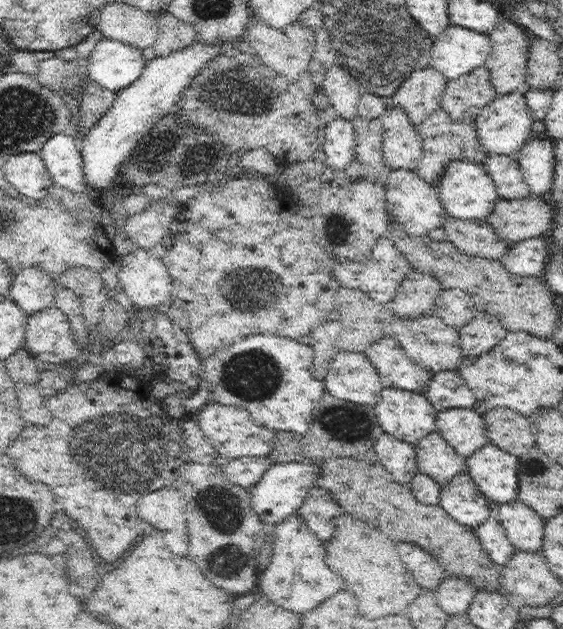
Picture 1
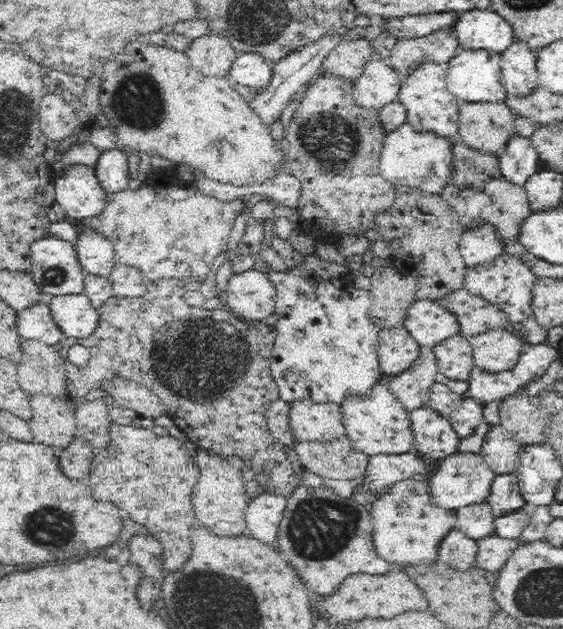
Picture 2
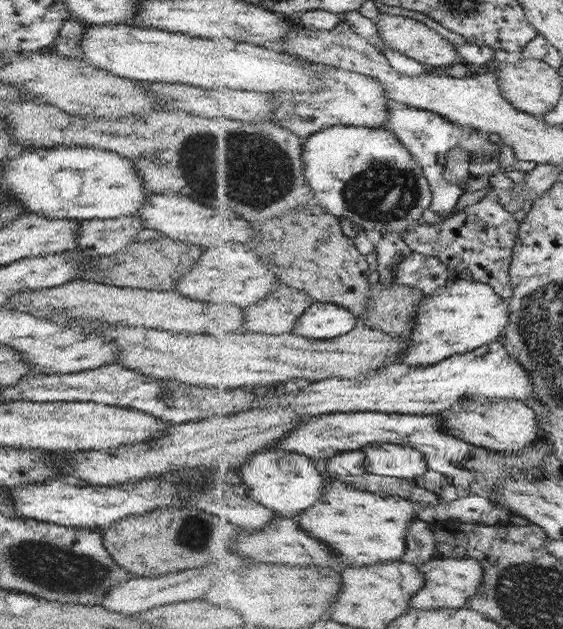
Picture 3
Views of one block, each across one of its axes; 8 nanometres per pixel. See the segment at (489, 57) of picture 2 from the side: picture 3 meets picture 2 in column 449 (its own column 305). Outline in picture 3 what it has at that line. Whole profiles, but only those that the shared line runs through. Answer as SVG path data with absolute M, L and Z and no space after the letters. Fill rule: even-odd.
M119 23L86 26L80 36L80 47L82 59L87 63L134 82L164 79L167 84L184 82L208 88L228 86L274 94L282 91L315 92L319 90L316 85L321 80L314 62L232 38L194 38L188 34ZM218 62L224 62L224 66L218 66Z

